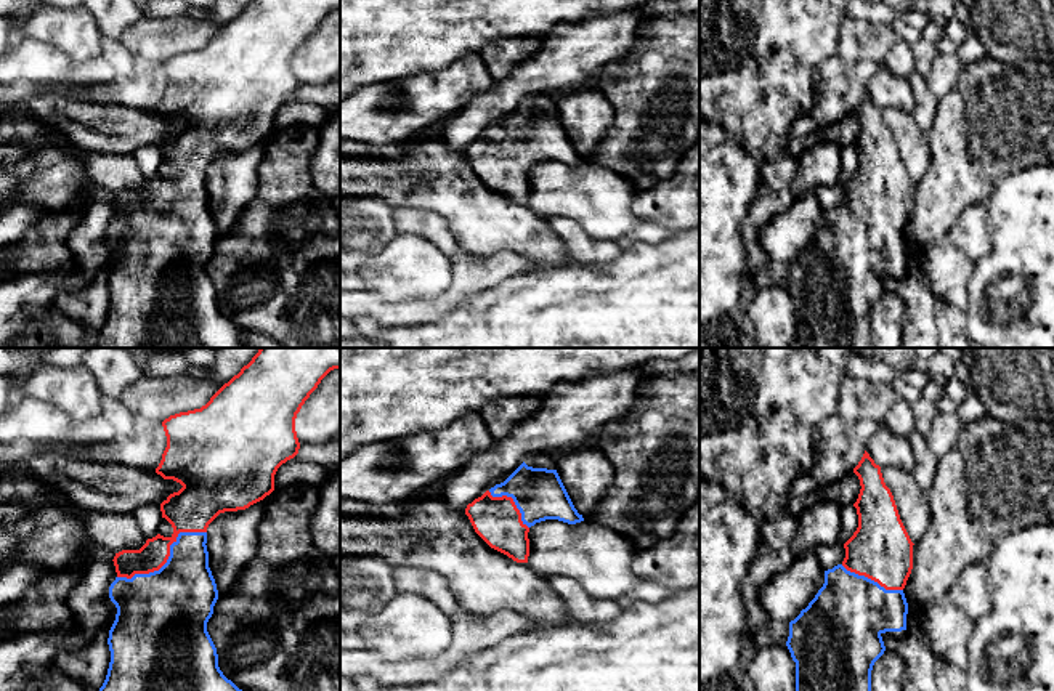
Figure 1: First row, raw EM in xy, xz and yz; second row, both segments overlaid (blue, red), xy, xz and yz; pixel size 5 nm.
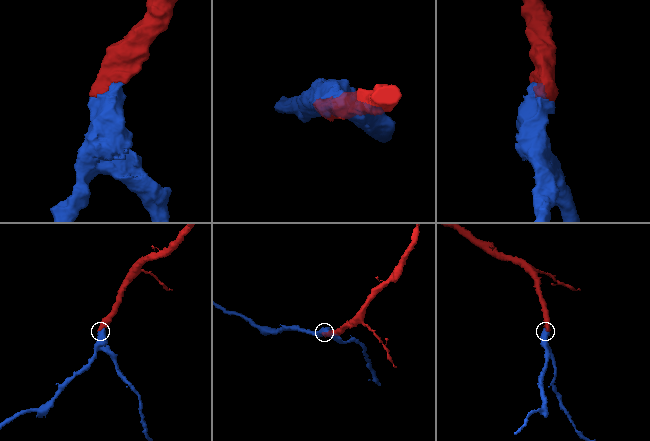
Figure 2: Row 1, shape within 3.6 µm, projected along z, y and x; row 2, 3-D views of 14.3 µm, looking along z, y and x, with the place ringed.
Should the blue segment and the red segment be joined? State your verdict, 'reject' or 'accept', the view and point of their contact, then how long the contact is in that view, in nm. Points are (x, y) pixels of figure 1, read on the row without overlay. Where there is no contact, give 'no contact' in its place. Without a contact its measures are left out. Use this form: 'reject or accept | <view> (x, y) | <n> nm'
accept | xy (169, 199) | 500 nm

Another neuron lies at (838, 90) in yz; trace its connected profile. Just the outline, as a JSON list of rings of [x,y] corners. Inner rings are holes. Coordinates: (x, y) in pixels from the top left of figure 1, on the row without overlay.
[[[837,53],[825,59],[813,74],[815,99],[810,109],[818,127],[839,122],[853,112],[866,88]]]

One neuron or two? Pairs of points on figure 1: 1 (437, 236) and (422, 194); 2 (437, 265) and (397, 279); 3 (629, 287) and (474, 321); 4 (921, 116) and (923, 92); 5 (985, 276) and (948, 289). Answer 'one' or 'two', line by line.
1: two
2: one
3: one
4: one
5: two

